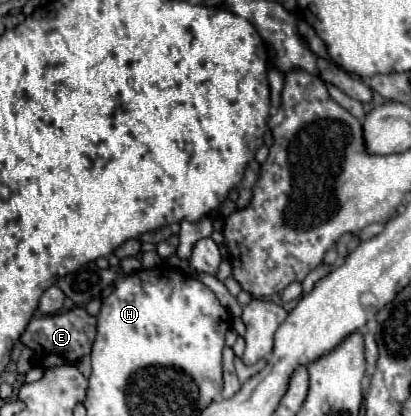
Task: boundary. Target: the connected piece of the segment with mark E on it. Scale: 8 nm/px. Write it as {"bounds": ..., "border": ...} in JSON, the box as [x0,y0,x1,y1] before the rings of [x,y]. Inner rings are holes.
{"bounds":[20,307,96,369],"border":[[[74,307],[66,313],[34,317],[20,341],[32,349],[34,363],[38,363],[44,369],[50,369],[58,365],[74,365],[82,355],[88,355],[94,343],[94,335],[96,335],[96,319],[90,317],[82,307]]]}

